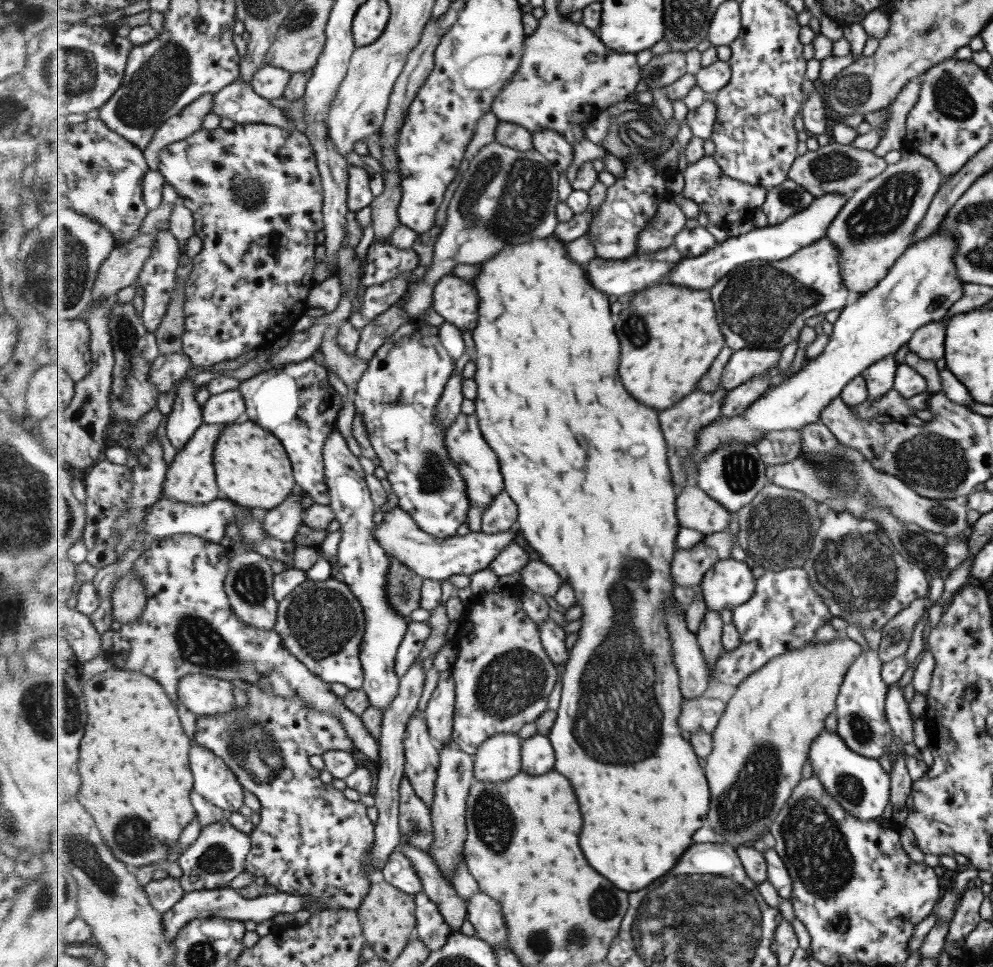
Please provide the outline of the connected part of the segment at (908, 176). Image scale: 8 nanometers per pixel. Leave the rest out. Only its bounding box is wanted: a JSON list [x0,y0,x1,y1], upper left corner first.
[825,151,943,298]

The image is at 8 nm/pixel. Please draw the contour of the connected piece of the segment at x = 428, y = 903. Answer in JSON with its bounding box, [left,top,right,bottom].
[416,892,453,951]

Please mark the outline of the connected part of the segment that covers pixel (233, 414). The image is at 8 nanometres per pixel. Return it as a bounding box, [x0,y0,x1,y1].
[202,389,248,425]

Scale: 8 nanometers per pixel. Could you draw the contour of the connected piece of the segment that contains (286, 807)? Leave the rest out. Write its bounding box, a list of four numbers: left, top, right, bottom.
[195,683,381,914]

